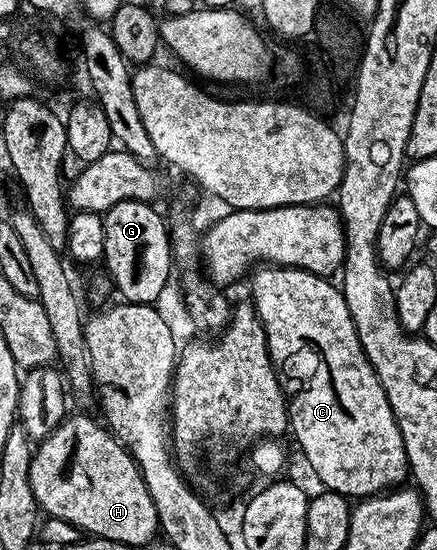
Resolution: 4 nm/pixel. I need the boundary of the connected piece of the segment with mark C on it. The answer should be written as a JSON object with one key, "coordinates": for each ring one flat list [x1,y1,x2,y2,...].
{"coordinates":[[265,264,257,268,251,277,250,301,260,317,260,326,264,328,272,365,290,398,291,436,296,436,302,457,317,472,327,492,363,499,403,486,410,470,402,431,394,419,386,391,364,354,343,292,337,286,335,289,327,276,297,269,295,265]]}

